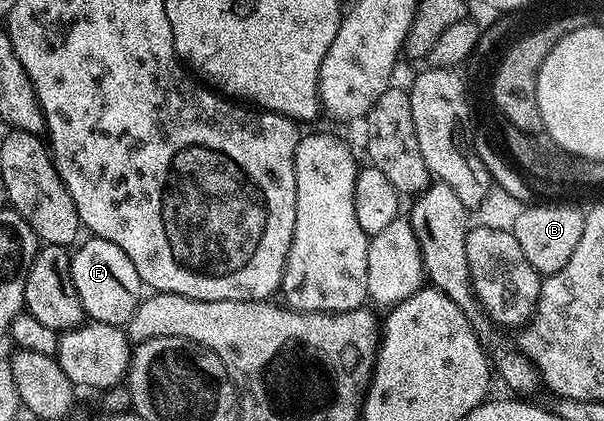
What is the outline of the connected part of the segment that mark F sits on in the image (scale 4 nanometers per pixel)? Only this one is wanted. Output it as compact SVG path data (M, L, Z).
M99 236L84 240L73 249L70 257L70 273L82 311L90 320L124 326L144 295L140 274L136 274L136 266L132 266L128 254L124 254L120 246Z

